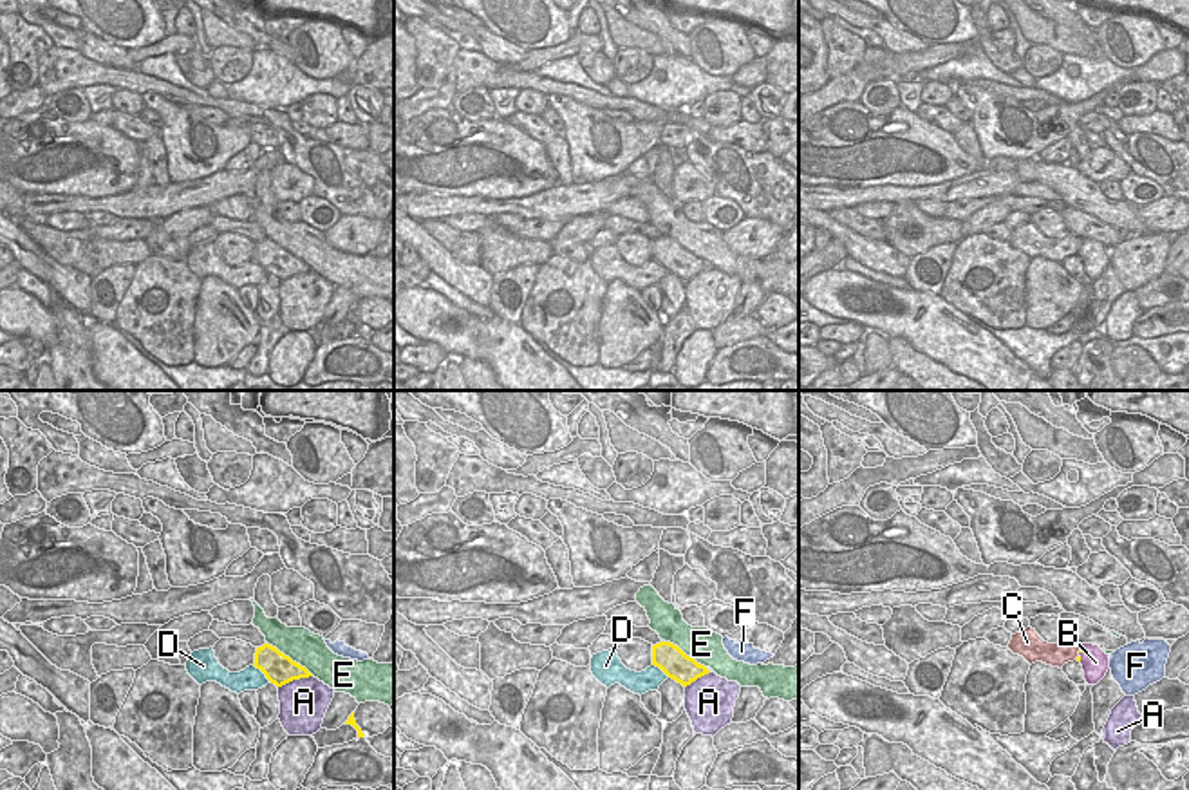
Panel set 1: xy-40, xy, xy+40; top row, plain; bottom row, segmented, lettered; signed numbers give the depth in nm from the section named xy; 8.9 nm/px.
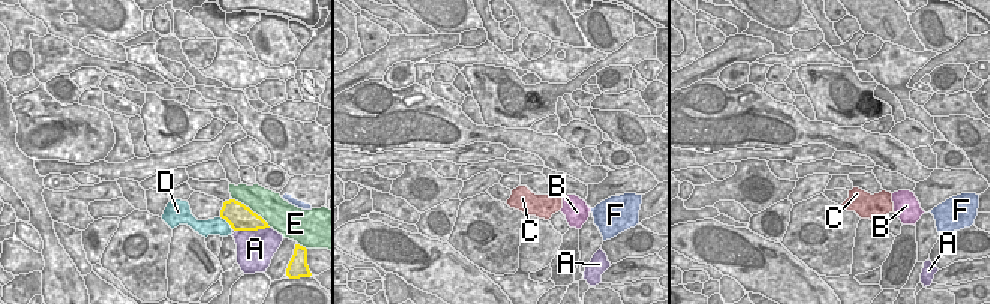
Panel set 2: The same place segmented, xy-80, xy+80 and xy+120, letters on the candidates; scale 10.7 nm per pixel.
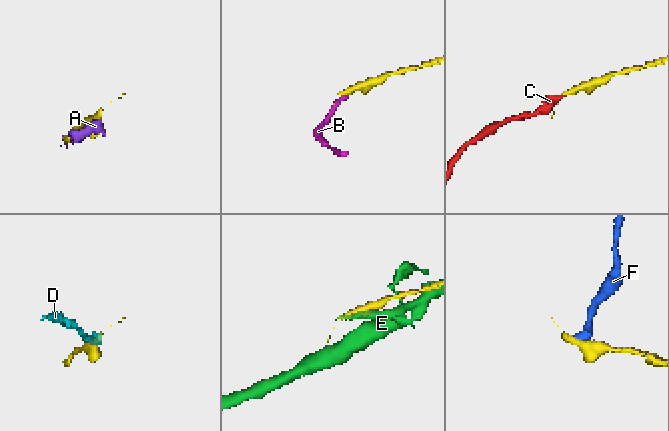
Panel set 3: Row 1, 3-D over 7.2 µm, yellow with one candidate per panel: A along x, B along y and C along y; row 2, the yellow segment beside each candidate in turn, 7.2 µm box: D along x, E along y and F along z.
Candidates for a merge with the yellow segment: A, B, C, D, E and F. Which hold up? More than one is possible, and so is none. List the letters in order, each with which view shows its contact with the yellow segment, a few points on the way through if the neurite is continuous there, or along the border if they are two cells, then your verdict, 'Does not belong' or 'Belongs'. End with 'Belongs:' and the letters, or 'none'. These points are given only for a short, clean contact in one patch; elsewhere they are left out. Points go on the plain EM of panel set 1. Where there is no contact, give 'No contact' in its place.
A: Touches yellow in xy-40. Does not belong
B: Touches yellow in xy+40. Does not belong
C: No contact. Does not belong
D: Touches yellow in xy-40. Does not belong
E: Touches yellow in xy-40. Does not belong
F: Touches yellow in xy. Boundary: xy (705, 263), (711, 266). Does not belong
Belongs: none.

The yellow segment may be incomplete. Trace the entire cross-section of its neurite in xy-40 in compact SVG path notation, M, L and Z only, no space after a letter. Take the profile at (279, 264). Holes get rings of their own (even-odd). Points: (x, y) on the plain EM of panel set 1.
M269 239L257 242L253 260L260 264L276 282L282 282L293 275L313 271L305 262L293 257L289 251Z

